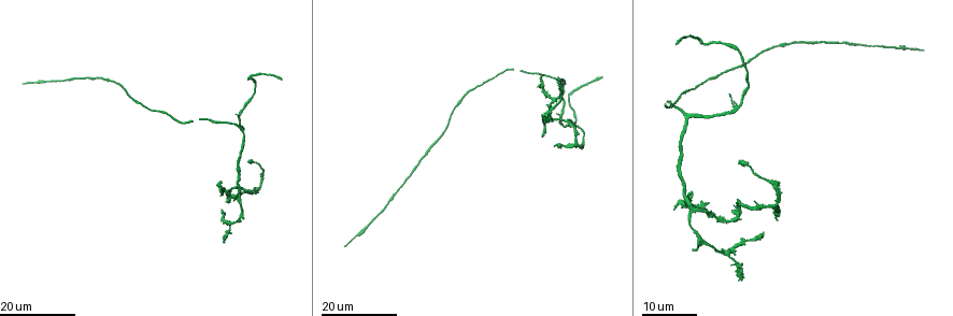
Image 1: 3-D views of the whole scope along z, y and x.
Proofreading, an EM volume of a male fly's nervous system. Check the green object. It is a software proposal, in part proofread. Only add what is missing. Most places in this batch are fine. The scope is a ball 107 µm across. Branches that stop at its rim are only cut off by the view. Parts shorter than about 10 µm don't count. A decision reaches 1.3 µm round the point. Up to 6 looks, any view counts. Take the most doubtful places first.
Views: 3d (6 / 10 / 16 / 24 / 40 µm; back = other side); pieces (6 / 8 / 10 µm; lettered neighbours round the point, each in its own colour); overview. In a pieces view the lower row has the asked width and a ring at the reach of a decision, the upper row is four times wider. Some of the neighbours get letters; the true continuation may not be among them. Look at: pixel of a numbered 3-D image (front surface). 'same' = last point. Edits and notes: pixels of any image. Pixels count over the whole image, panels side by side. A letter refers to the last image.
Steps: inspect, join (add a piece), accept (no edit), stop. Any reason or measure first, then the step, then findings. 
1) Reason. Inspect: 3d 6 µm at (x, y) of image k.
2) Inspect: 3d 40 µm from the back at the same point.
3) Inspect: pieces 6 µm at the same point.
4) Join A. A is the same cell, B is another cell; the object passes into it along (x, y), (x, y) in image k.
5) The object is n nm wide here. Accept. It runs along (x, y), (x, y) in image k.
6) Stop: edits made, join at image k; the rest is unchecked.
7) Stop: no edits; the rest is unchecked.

End of a long branch. Inspect: 3d 16 µm at (737, 162) of image 1.

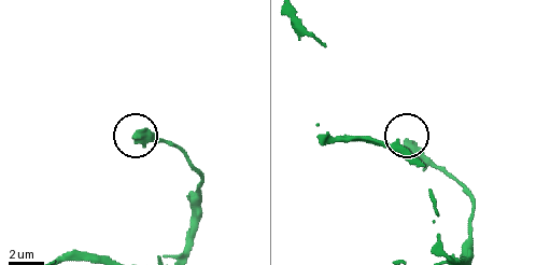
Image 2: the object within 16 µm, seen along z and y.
Inspect: pieces 10 µm at (133, 134) of image 2.

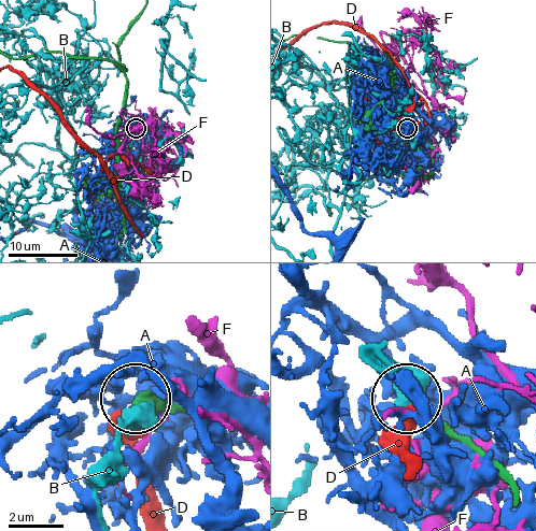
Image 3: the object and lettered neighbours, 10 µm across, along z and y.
Accept. A, B, D and F are other cells; no lettered piece goes on from it.

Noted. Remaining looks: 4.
Long arm stops here. Inspect: 3d 16 µm at (541, 136) of image 1.

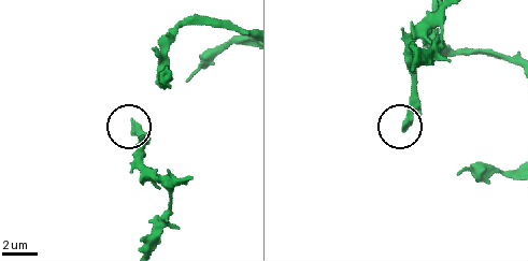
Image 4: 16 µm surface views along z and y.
Inspect: pieces 6 µm at (131, 119) of image 4.

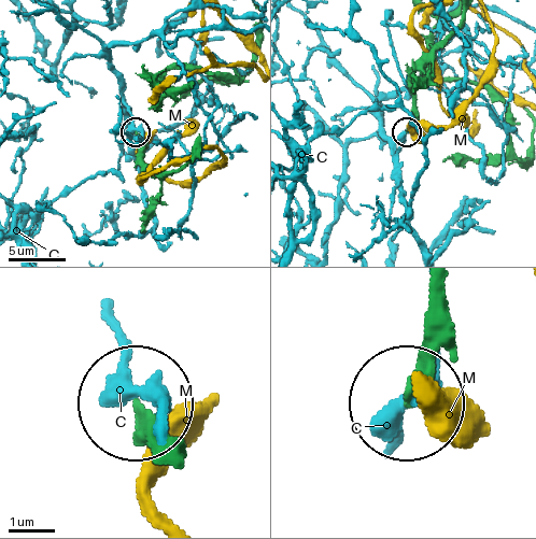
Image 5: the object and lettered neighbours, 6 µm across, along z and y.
Accept. C and M are other cells; it runs along (168, 462), (137, 411) in image 5; none of them fits.

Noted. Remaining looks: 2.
Branch stops here. Inspect: 3d 16 µm at (560, 88) of image 1.

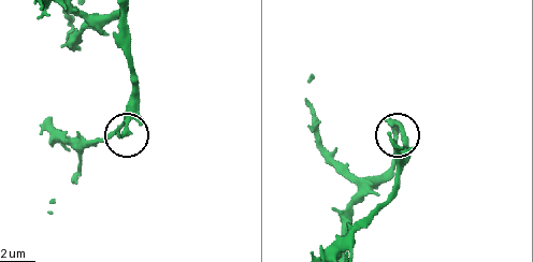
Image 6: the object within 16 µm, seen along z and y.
Inspect: pieces 10 µm at (118, 137) of image 6.

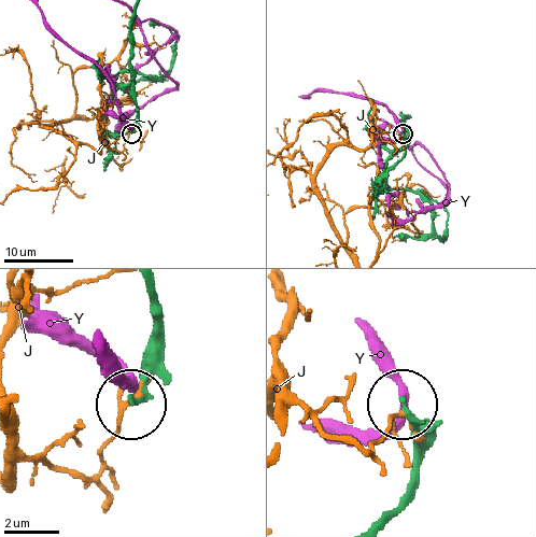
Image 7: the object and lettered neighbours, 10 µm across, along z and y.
Accept. J and Y are other cells; it runs along (130, 31), (136, 123), (130, 131) in image 7; none of them fits.

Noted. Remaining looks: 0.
Stop: no edits; the rest is unchecked.

